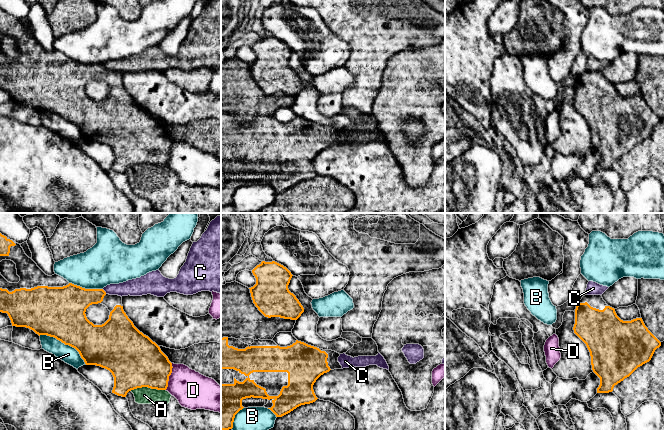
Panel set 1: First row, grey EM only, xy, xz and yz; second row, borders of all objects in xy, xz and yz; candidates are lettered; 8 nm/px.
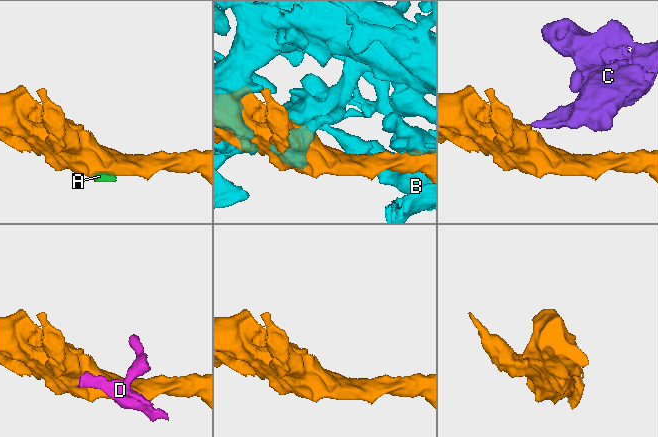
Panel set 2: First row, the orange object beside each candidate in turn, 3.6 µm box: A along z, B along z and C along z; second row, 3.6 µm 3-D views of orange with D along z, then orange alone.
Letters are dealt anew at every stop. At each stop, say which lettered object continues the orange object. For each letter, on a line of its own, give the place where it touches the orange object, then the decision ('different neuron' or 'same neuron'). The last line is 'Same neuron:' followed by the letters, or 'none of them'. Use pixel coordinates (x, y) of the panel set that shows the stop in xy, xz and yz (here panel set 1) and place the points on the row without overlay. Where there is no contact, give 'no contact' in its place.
A: xy (147, 162) | different neuron
B: xy (65, 120) | different neuron
C: xy (104, 67) | different neuron
D: xy (169, 151) | different neuron
Same neuron: none of them

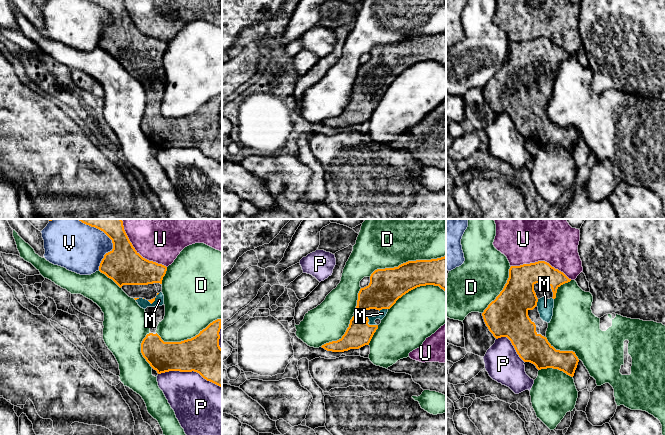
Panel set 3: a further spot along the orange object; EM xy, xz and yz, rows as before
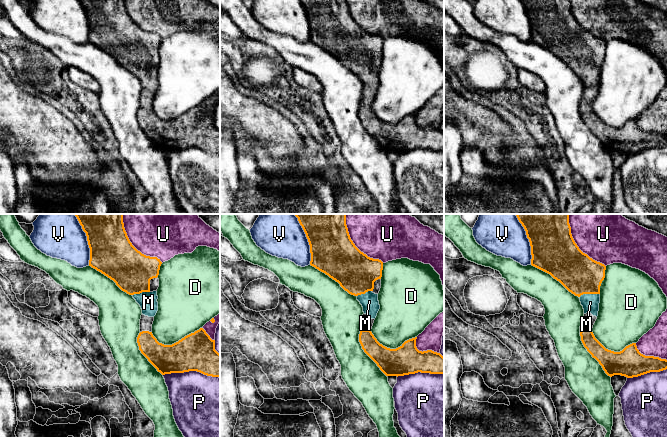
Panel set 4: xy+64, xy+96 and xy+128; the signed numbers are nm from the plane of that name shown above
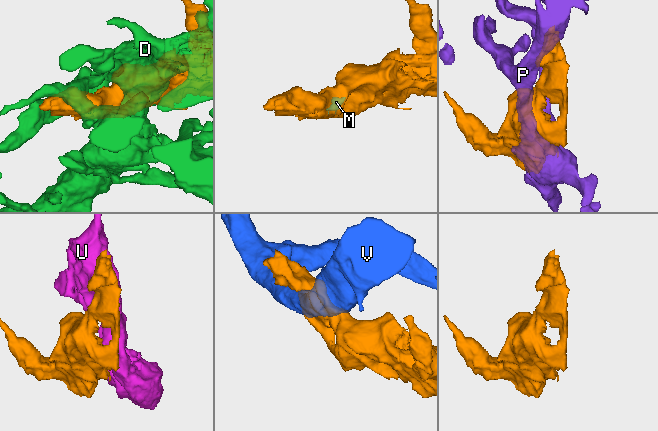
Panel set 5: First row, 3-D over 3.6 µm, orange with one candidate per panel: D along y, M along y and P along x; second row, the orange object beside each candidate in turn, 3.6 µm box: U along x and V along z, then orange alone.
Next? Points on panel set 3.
D: xz (408, 37) | different neuron
M: xz (368, 97) | same neuron
P: xy (190, 147) | different neuron
U: yz (541, 37) | different neuron
V: xy (112, 18) | different neuron
Same neuron: M

